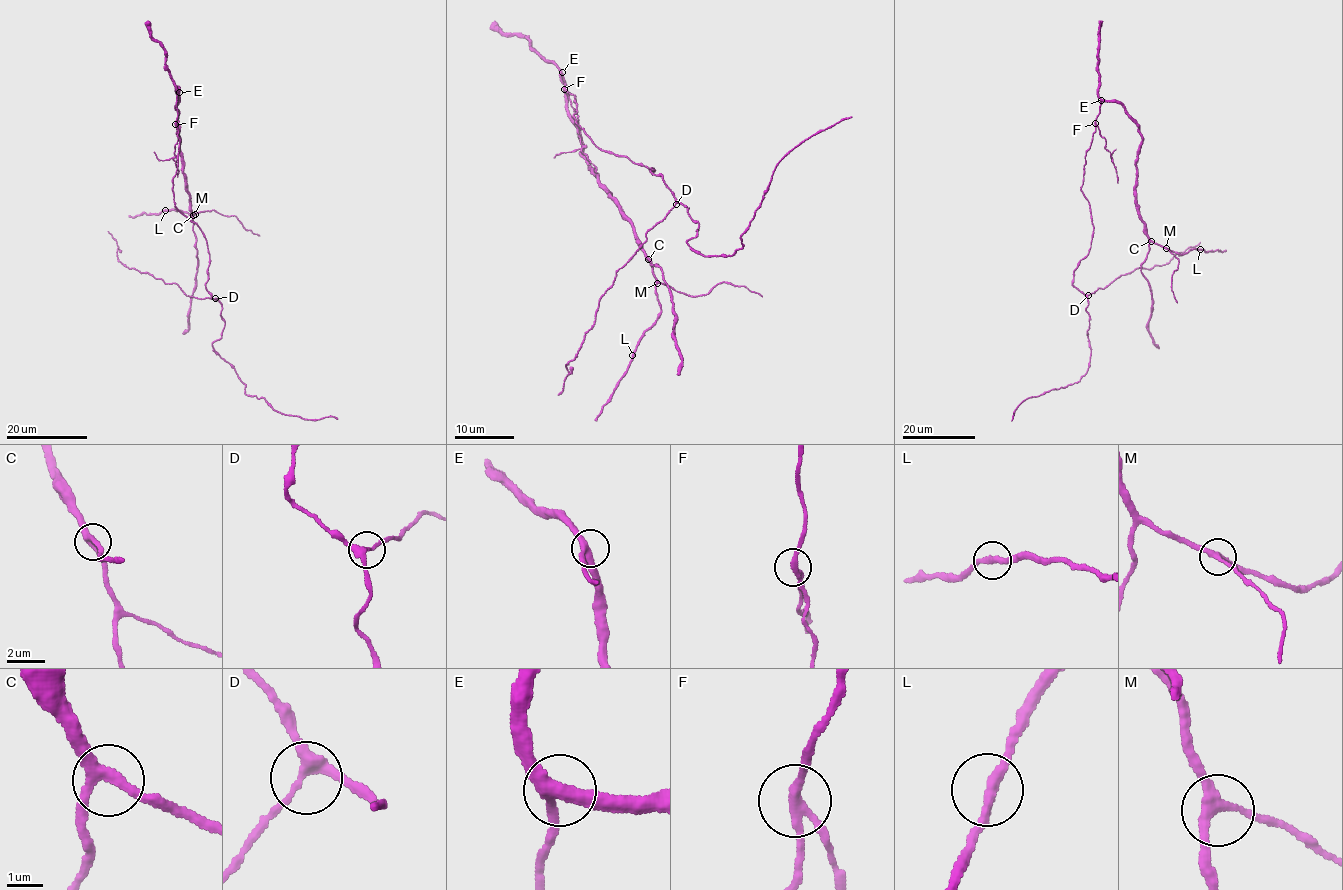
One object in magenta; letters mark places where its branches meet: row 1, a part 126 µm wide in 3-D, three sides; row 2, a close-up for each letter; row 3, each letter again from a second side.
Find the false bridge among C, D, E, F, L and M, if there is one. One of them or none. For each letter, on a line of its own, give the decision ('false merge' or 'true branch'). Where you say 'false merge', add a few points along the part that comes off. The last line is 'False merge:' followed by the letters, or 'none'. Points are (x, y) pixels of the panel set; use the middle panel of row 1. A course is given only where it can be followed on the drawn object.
C: true branch
D: true branch
E: true branch
F: false merge; foreign part runs (563, 89), (577, 114), (579, 123), (575, 124), (583, 147), (581, 151), (597, 173)
L: true branch
M: true branch
False merge: F

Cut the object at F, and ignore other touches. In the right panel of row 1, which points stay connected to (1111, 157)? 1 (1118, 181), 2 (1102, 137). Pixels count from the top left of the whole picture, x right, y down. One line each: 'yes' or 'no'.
1: yes
2: yes

